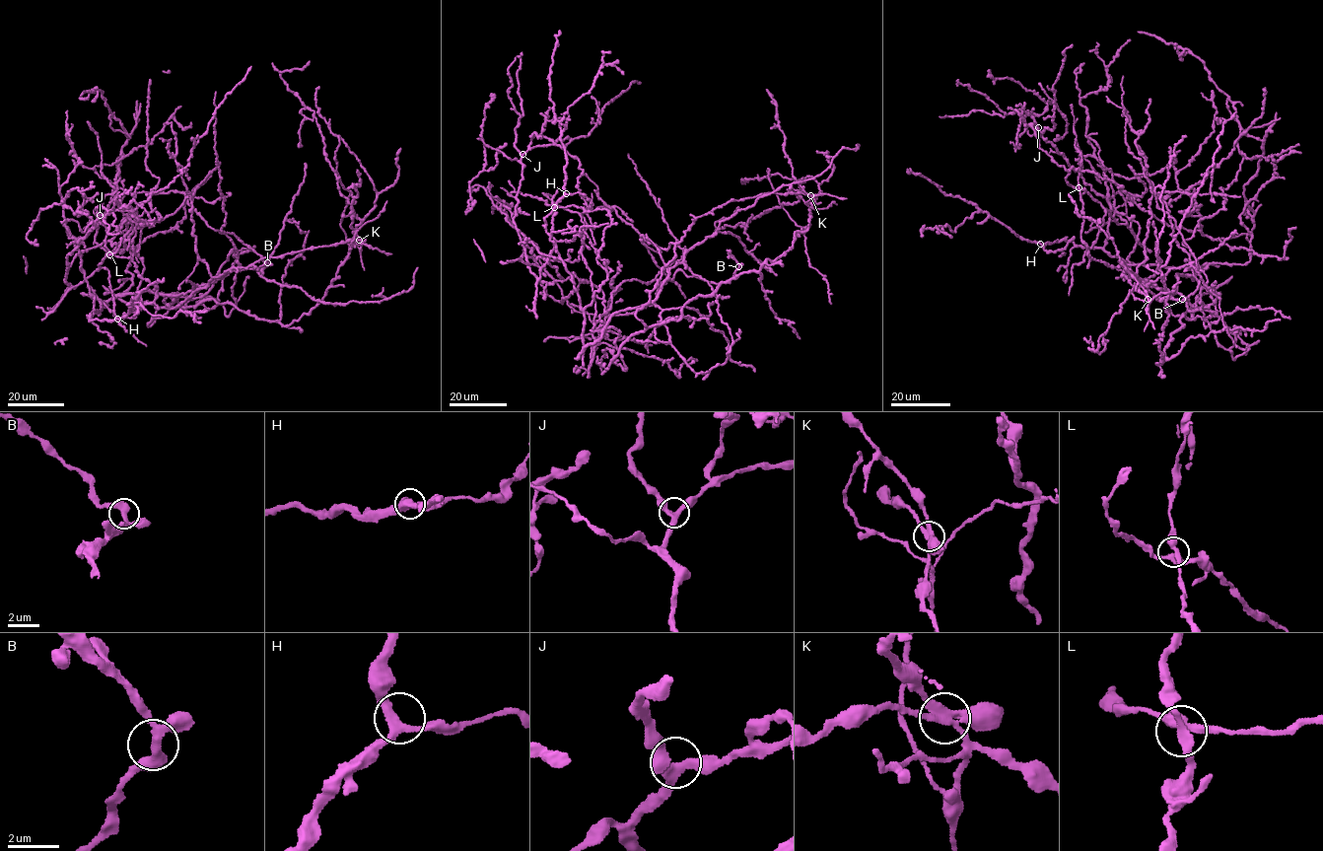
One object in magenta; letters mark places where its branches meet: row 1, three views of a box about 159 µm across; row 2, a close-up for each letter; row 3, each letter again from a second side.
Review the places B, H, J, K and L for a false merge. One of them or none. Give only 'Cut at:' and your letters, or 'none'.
Cut at: K

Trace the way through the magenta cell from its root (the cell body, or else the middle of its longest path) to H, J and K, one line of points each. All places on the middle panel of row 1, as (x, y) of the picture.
H: (583, 328), (584, 315), (579, 296), (556, 245), (546, 232), (544, 219), (566, 193)
J: (583, 328), (606, 279), (596, 257), (612, 219), (554, 207), (555, 245), (538, 279), (513, 219), (522, 154)
K: (583, 328), (583, 350), (598, 341), (614, 313), (651, 303), (675, 246), (697, 218), (764, 193), (810, 195)

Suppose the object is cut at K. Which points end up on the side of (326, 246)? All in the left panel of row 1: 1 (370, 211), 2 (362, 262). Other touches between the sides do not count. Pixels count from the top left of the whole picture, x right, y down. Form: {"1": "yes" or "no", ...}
{"1": "yes", "2": "no"}

